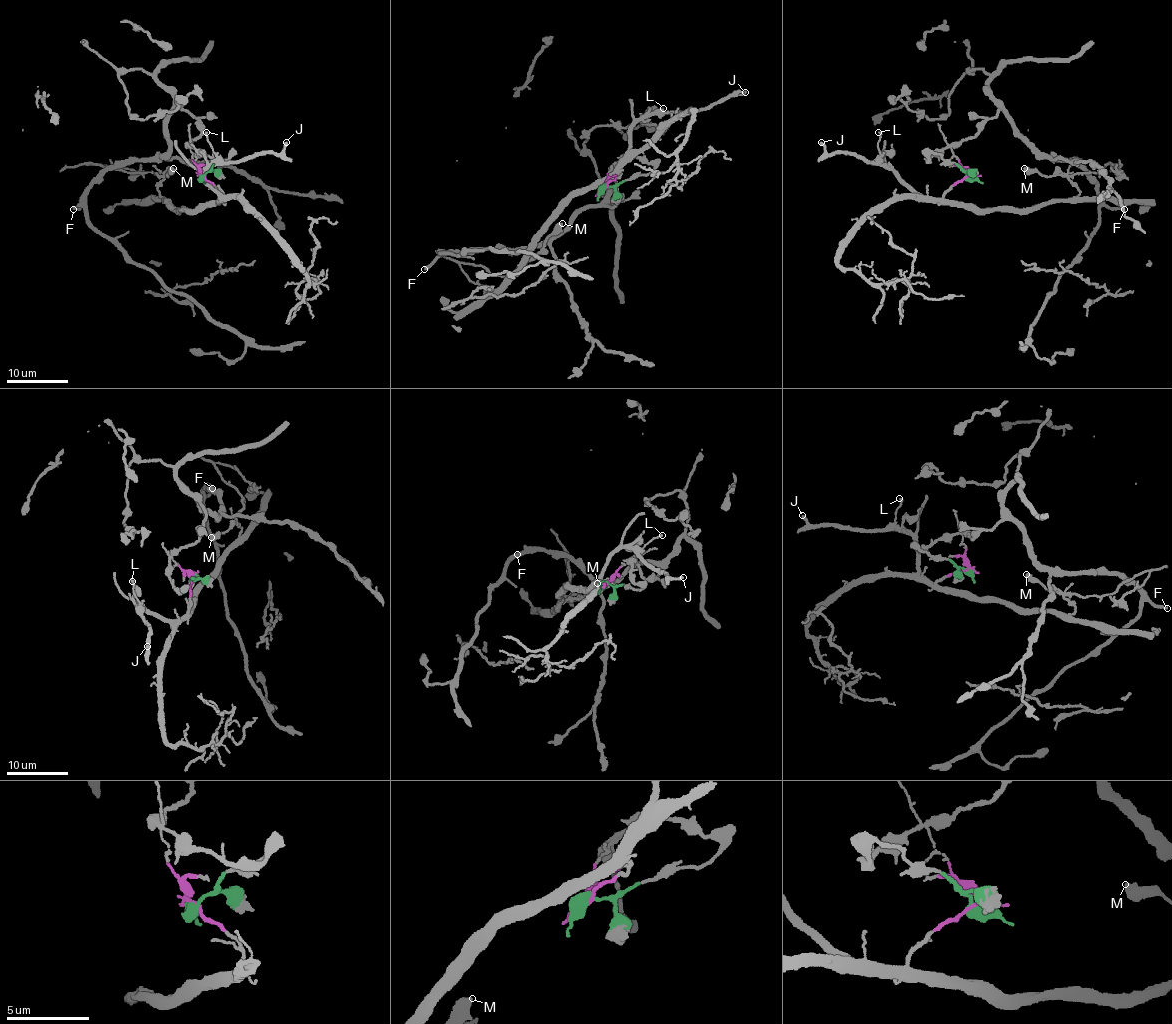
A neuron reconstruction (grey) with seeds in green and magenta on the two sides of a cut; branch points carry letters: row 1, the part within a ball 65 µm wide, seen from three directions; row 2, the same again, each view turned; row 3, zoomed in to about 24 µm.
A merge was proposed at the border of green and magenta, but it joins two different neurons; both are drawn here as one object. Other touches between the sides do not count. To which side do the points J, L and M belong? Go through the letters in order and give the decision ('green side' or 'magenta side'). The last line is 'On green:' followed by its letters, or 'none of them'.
J: magenta side
L: magenta side
M: magenta side
On green: none of them

